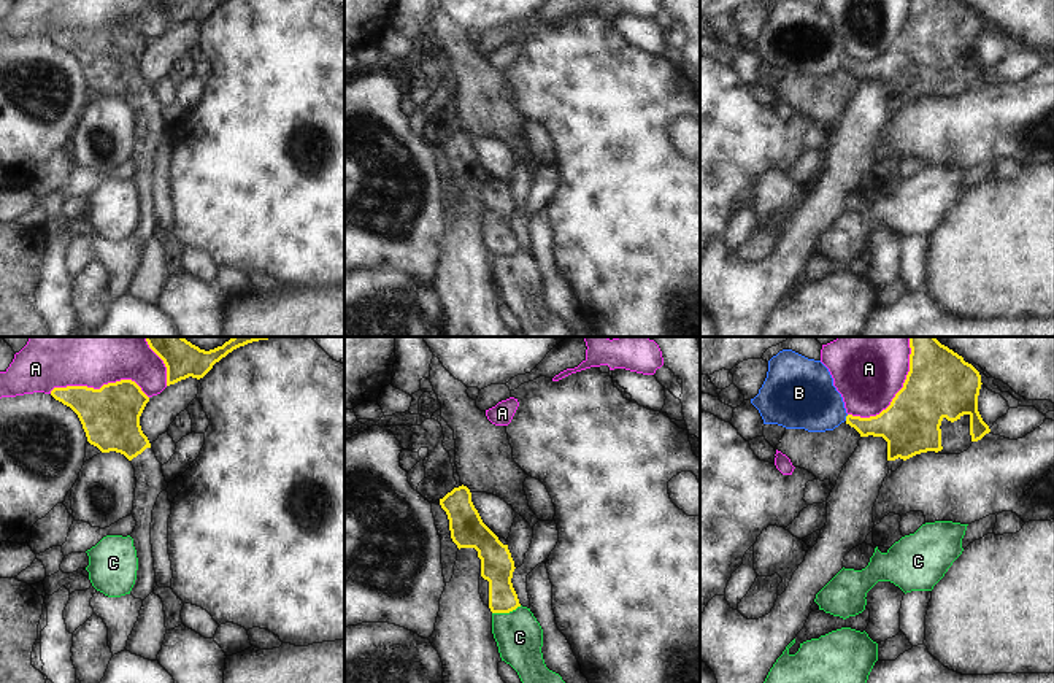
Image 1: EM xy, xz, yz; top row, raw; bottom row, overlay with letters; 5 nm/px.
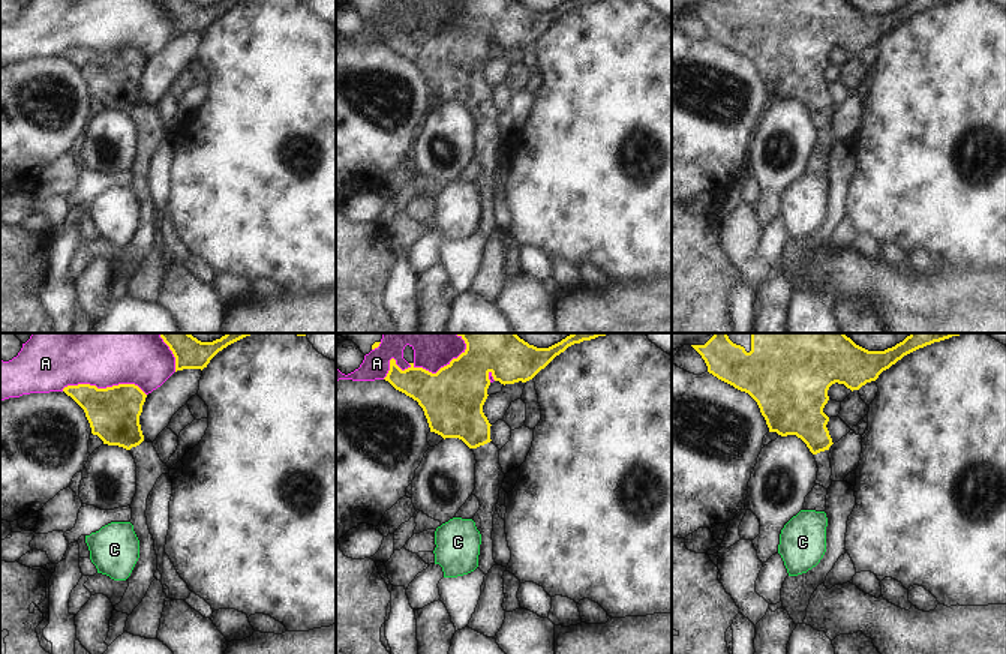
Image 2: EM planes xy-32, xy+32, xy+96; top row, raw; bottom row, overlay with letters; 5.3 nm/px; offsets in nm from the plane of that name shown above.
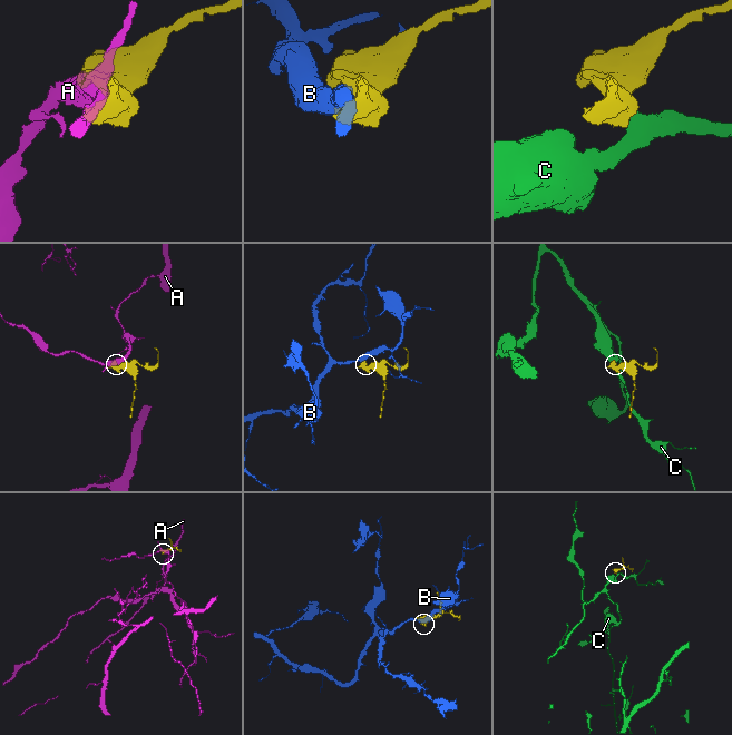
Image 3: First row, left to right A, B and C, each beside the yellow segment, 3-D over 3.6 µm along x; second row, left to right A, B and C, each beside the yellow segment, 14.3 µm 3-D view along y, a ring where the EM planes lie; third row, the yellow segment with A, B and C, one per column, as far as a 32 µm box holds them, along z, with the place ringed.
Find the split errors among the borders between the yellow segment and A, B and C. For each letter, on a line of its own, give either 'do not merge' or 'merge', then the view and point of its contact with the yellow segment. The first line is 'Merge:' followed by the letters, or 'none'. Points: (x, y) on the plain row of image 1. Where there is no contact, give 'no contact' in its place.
Merge: none
A: do not merge; meets yellow in xy at (100, 32)
B: do not merge; meets yellow in yz at (846, 62)
C: do not merge; meets yellow in xz at (507, 256)

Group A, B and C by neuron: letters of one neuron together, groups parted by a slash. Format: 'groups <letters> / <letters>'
groups A / B / C

